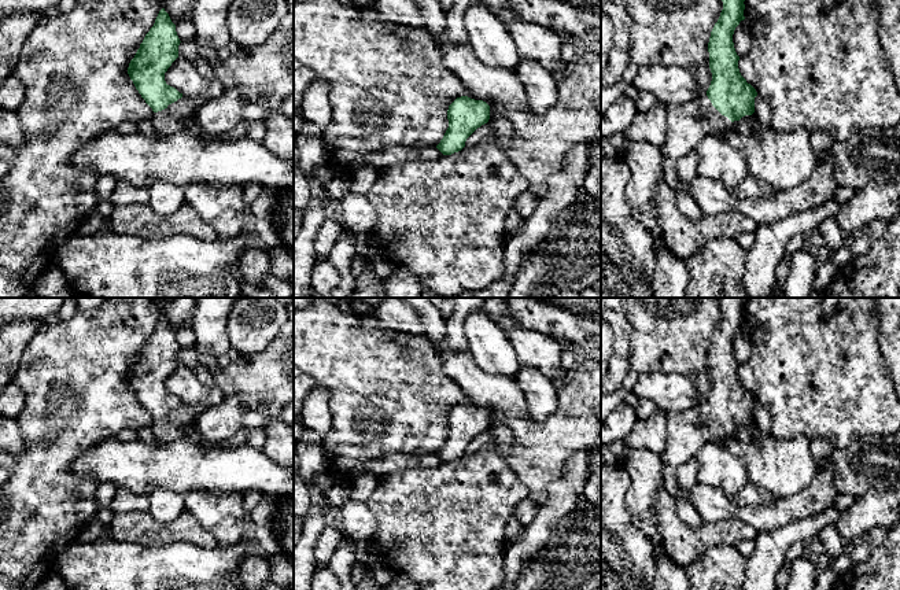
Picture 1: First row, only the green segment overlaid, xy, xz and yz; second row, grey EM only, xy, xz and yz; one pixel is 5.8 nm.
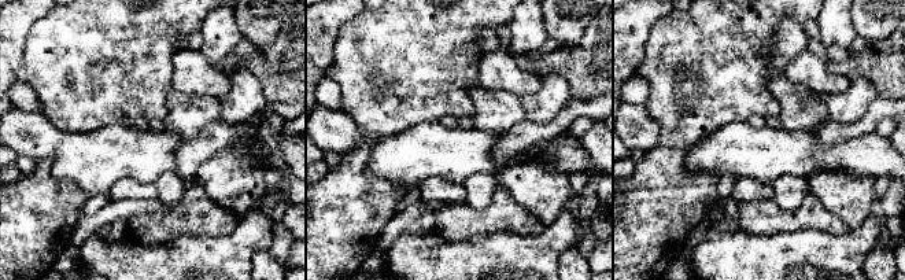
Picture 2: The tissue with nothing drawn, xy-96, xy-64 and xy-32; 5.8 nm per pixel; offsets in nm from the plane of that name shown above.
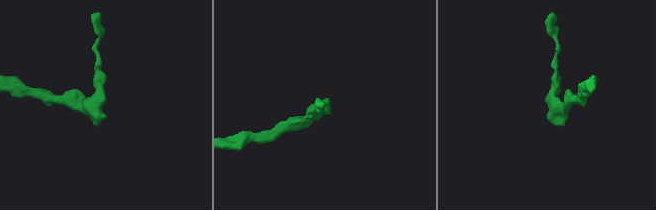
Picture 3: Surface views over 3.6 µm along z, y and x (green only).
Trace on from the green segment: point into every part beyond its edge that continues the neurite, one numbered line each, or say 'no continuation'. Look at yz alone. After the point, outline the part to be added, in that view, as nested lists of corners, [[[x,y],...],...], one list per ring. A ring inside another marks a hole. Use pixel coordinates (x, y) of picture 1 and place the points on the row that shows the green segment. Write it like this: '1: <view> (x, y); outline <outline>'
1: yz (686, 124); outline [[[705,95],[685,104],[667,107],[667,139],[663,145],[663,174],[670,187],[679,181],[678,161],[696,150],[707,134],[722,134],[731,121]]]

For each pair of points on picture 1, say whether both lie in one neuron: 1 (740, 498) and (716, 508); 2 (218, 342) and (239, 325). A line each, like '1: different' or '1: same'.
1: different
2: different

